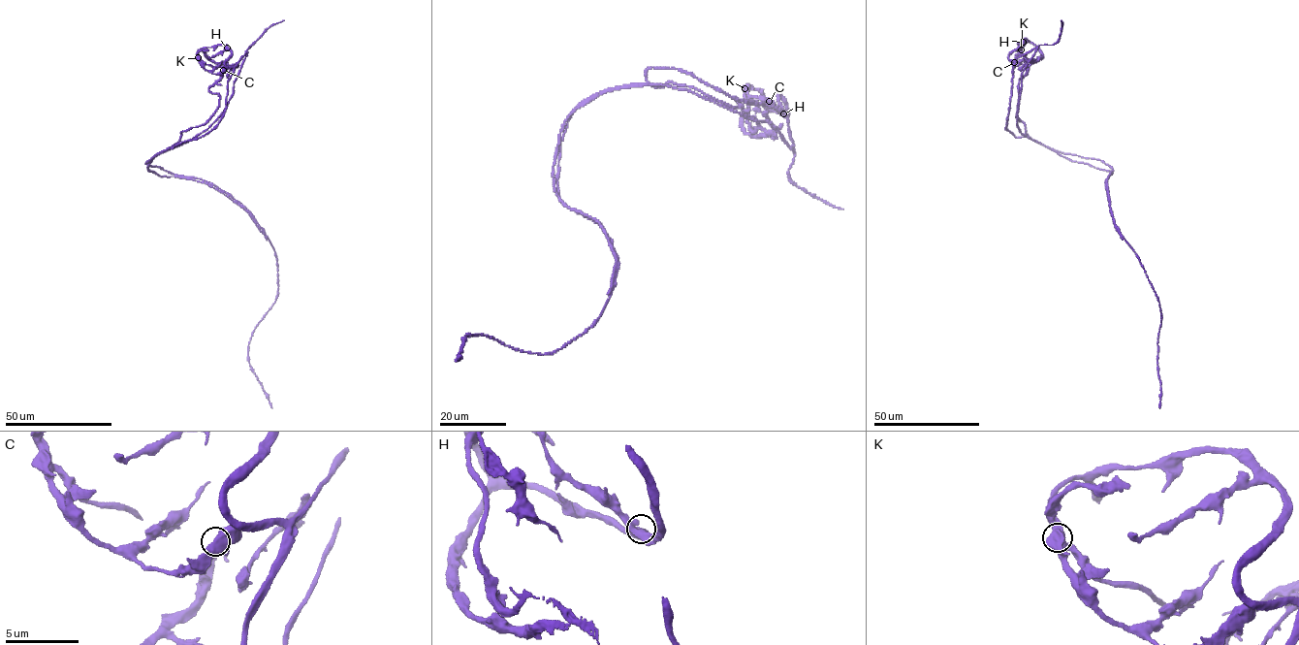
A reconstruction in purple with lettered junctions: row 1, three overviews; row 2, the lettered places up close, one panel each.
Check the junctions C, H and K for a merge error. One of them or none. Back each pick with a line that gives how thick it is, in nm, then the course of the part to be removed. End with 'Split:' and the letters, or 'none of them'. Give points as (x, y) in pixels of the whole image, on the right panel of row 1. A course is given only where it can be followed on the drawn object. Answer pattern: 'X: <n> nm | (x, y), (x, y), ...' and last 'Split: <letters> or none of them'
K: 650 nm | (1021, 49), (1037, 61), (1020, 80), (1016, 117), (1027, 136), (1061, 155), (1111, 171), (1106, 189), (1122, 240)
Split: K

